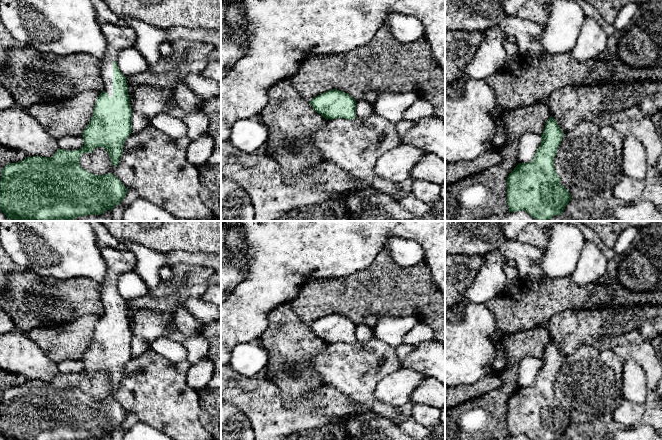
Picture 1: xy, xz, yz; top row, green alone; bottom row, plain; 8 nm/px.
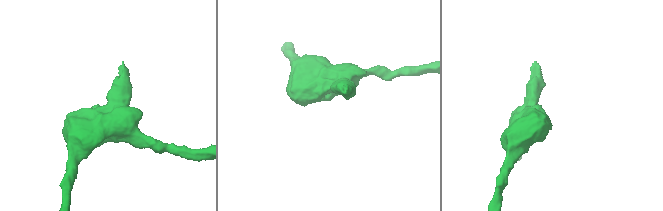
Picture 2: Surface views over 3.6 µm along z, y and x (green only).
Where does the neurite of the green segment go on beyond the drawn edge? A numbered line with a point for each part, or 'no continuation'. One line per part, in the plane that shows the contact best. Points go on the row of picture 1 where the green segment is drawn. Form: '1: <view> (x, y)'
1: xy (118, 36)

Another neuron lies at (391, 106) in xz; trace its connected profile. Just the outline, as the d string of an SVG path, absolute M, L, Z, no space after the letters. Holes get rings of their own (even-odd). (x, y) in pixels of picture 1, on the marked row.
M381 91L377 95L374 110L385 119L396 124L403 119L403 114L409 107L423 98L418 91L404 93Z

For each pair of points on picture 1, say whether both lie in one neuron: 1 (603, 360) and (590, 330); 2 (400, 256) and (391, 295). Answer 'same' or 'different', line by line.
1: different
2: different

